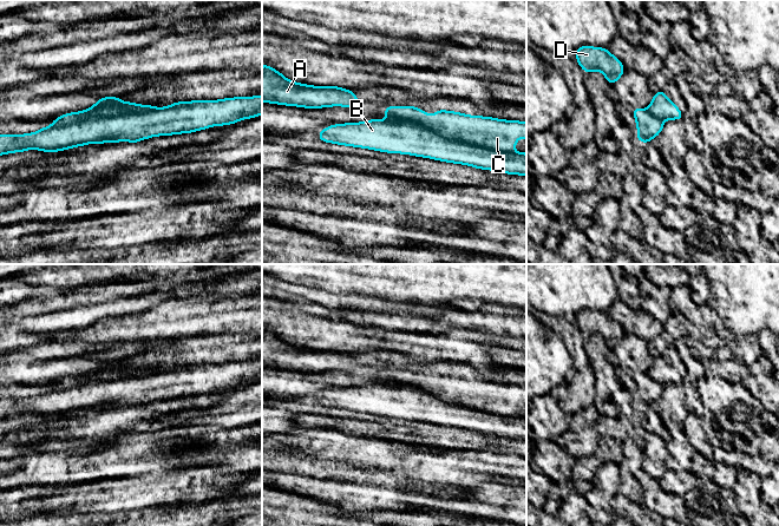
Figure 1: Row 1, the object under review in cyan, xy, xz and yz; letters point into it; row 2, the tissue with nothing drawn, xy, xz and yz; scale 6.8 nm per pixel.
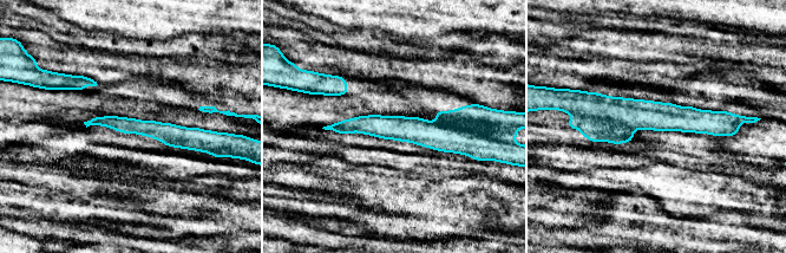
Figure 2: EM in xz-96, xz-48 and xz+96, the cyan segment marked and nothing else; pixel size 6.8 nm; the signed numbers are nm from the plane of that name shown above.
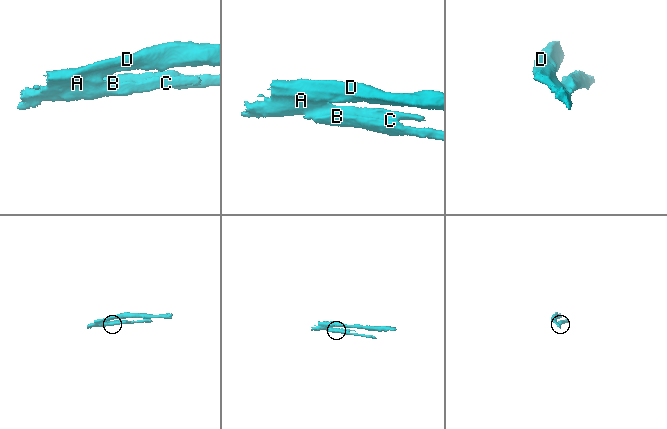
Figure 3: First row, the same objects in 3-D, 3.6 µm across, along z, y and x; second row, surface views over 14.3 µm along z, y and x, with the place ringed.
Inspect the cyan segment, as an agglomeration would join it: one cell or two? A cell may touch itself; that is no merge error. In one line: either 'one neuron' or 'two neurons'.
two neurons

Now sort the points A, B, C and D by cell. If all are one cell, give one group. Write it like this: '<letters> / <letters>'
A C D / B

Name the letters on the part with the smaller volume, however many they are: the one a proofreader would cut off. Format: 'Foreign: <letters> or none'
Foreign: B

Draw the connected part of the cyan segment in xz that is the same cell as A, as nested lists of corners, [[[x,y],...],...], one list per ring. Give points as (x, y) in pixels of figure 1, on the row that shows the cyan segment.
[[[268,64],[262,66],[262,103],[306,109],[362,107],[352,90],[292,81]]]

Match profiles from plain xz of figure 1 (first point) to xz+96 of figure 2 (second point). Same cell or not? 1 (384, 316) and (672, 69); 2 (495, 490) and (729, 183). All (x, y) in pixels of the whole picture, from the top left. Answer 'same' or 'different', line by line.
1: different
2: different

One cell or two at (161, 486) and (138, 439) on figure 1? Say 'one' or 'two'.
two

